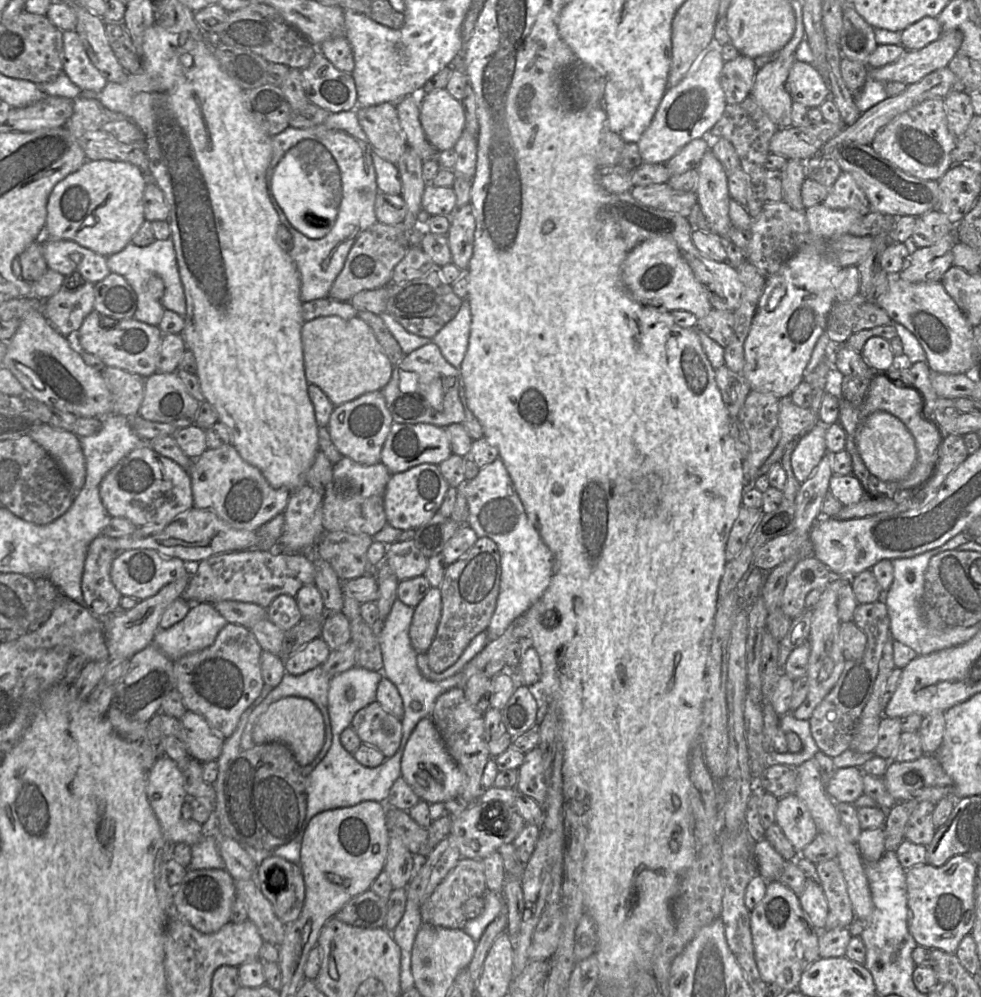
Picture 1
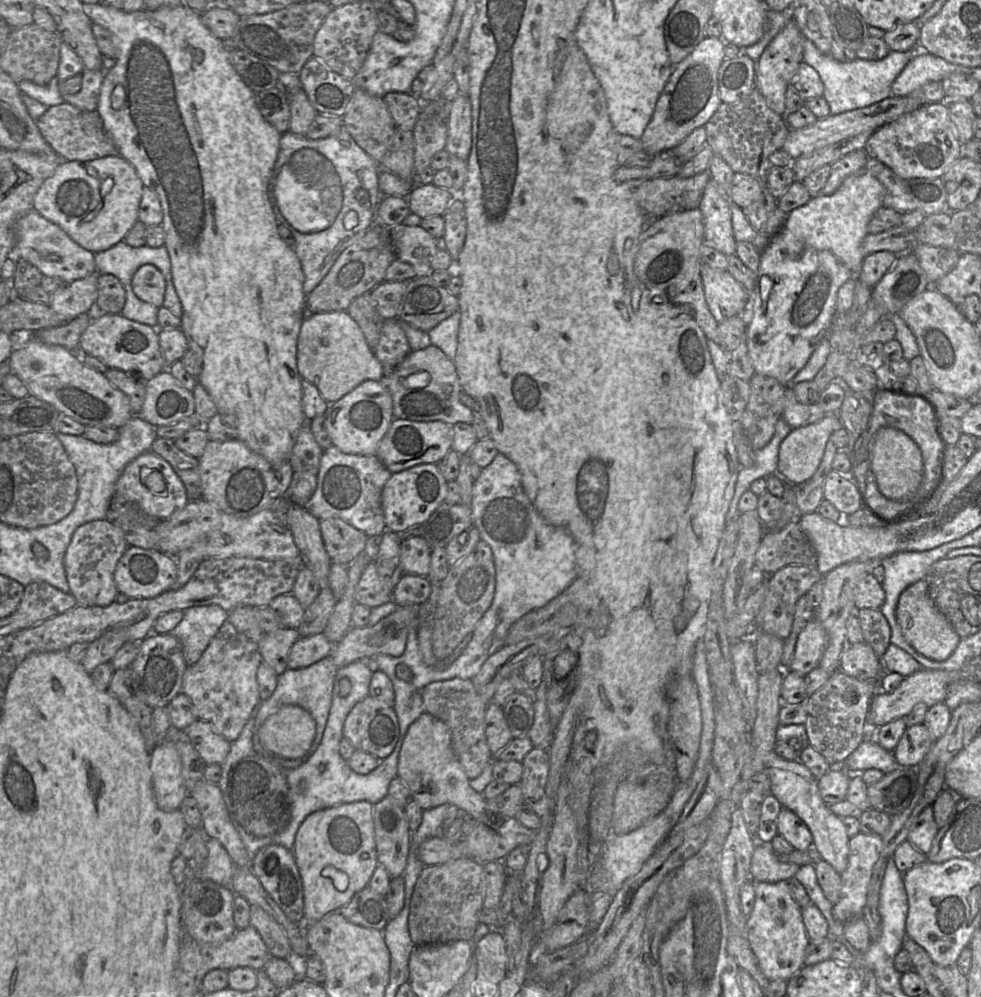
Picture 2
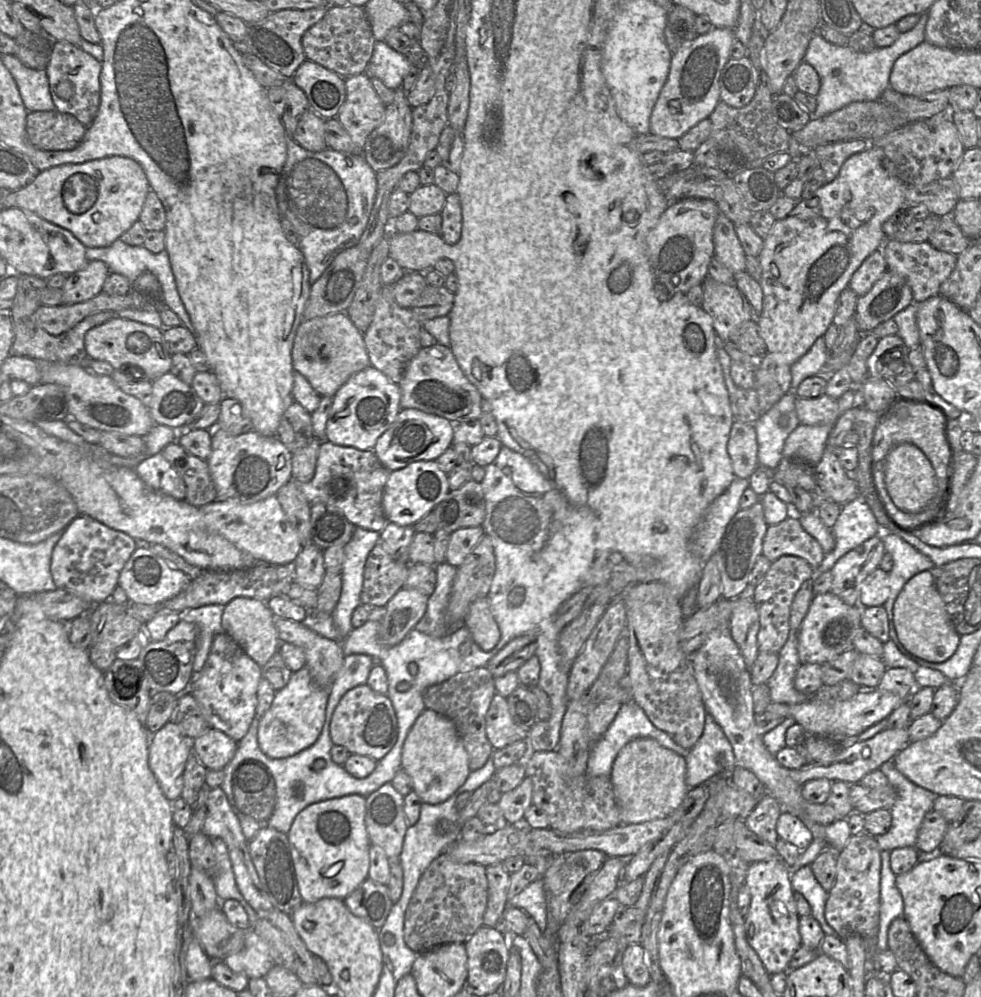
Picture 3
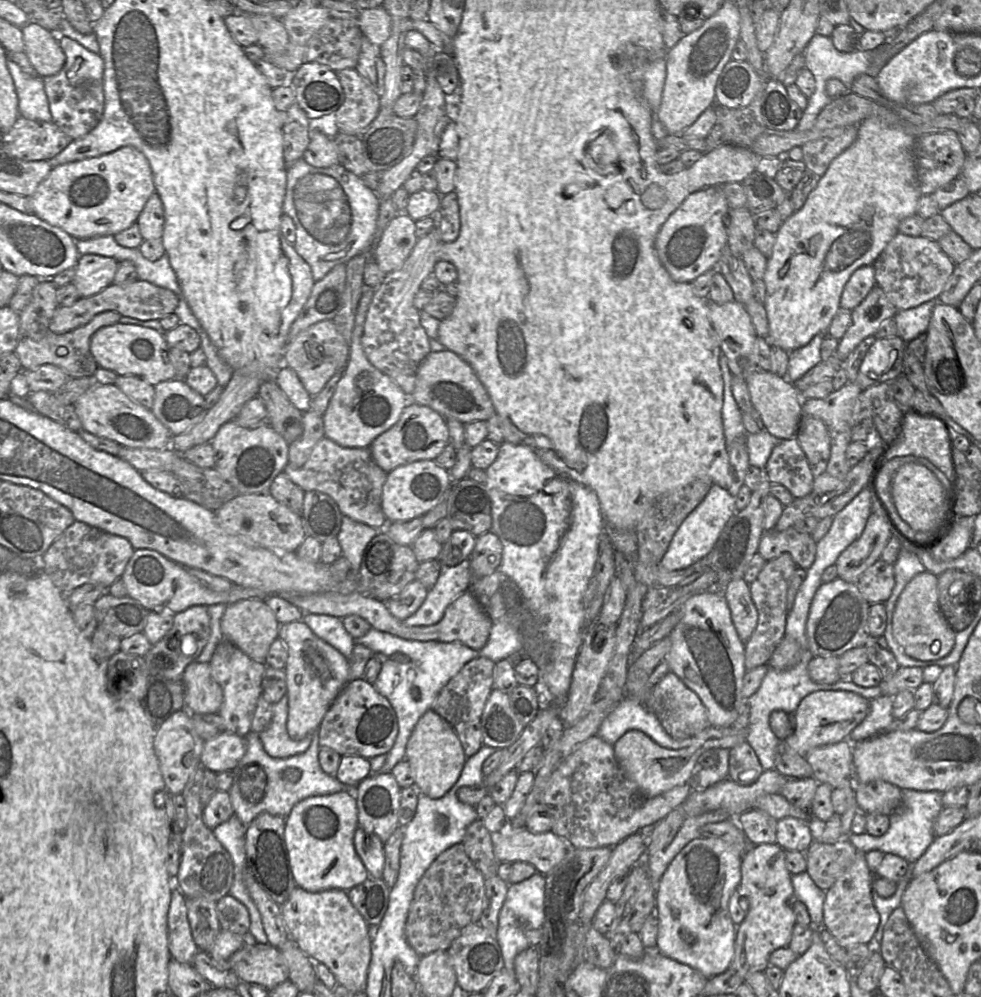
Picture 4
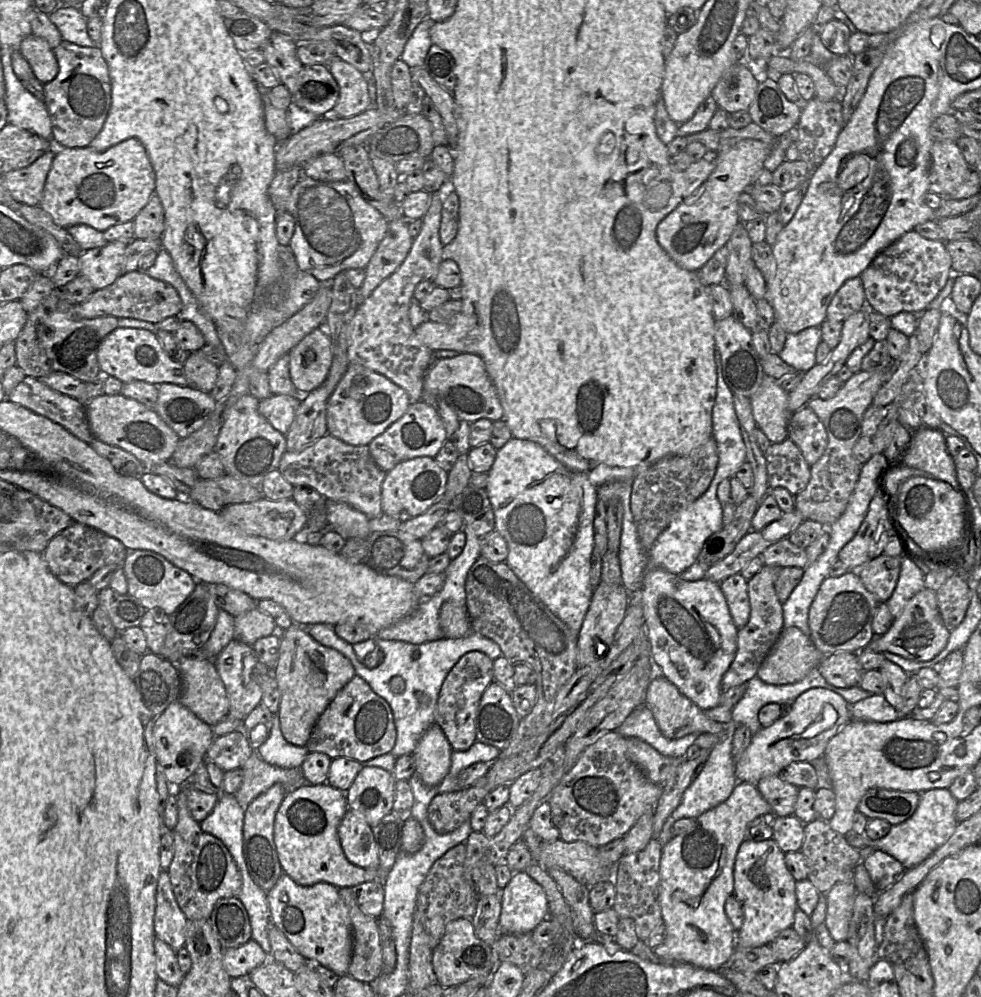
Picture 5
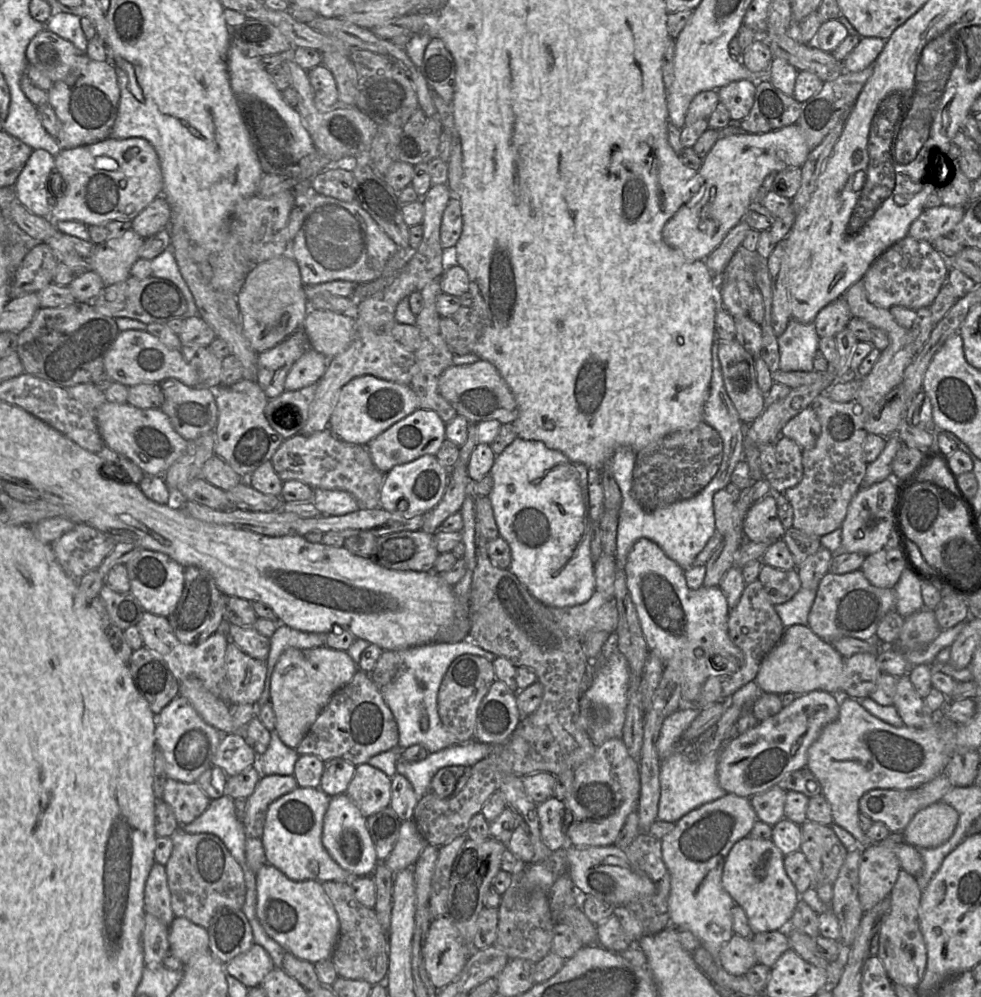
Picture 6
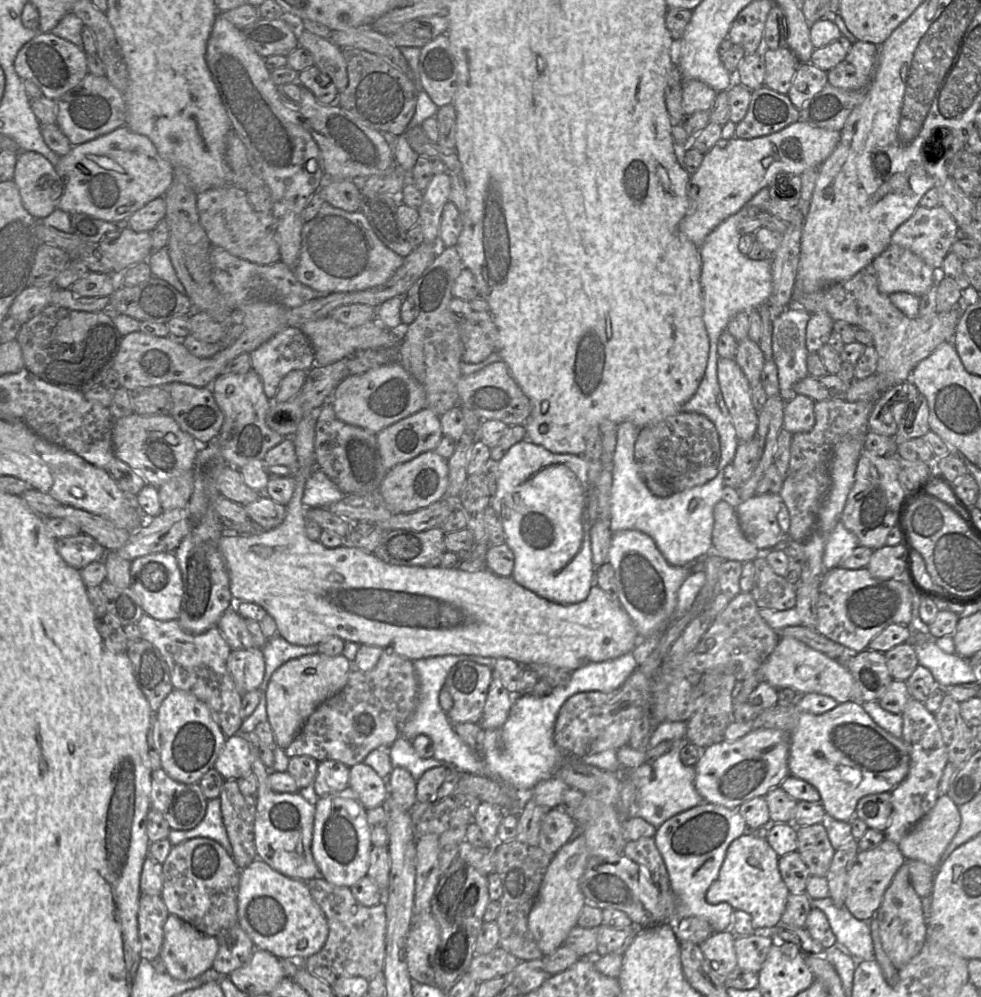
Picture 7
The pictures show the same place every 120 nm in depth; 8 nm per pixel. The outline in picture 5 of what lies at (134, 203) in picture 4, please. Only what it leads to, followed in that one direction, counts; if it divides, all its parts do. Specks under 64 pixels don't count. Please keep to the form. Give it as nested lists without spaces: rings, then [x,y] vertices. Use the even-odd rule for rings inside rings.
[[[136,138],[127,139],[104,152],[91,147],[60,148],[46,178],[39,207],[62,228],[87,225],[100,232],[132,221],[155,194],[155,173],[143,144]]]

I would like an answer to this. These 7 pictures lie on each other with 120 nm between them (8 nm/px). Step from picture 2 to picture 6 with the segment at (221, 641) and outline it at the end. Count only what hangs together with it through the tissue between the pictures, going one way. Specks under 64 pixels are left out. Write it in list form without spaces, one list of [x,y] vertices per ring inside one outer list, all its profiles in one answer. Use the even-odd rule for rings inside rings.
[[[230,640],[226,649],[225,664],[229,680],[230,707],[256,704],[264,690],[266,662],[250,657]]]

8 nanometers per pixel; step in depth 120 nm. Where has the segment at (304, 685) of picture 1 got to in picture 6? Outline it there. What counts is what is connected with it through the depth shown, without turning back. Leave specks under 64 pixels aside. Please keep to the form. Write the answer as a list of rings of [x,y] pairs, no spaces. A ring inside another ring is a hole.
[[[276,730],[270,732],[270,737],[267,751],[257,756],[256,767],[260,775],[293,775],[295,763],[300,755],[280,740]]]

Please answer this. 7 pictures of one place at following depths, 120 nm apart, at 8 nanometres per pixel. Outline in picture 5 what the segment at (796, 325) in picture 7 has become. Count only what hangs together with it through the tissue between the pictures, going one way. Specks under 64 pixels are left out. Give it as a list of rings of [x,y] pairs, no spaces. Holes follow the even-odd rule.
[[[820,327],[806,328],[798,333],[788,334],[778,356],[796,371],[805,373],[817,364],[816,349],[820,342]]]

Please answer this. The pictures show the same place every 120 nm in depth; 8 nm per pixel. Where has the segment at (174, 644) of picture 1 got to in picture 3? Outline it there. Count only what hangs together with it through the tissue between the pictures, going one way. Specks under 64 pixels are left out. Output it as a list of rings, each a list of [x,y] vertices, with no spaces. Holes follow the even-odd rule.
[[[210,604],[187,610],[182,619],[194,623],[198,627],[196,654],[193,662],[193,672],[199,672],[205,665],[213,638],[222,630],[222,614],[225,605]]]

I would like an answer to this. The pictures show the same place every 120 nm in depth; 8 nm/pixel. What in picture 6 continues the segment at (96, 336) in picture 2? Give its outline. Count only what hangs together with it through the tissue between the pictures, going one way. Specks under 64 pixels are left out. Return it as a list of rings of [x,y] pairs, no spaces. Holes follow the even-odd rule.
[[[119,331],[104,355],[104,370],[114,382],[128,388],[142,383],[160,383],[169,378],[189,387],[200,387],[197,370],[184,360],[181,351],[168,348],[147,331]]]

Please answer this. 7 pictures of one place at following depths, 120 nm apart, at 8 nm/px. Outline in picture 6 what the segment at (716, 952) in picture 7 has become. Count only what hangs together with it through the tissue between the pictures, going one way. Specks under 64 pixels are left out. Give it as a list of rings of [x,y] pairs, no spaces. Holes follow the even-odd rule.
[[[735,933],[721,948],[717,960],[728,973],[736,976],[744,975],[758,963],[750,938]]]

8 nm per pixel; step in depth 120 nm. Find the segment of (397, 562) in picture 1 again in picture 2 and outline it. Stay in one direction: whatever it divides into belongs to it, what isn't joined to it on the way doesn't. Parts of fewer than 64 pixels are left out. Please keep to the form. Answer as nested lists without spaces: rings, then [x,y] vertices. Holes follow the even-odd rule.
[[[422,536],[402,540],[400,563],[403,573],[428,576],[432,549]]]

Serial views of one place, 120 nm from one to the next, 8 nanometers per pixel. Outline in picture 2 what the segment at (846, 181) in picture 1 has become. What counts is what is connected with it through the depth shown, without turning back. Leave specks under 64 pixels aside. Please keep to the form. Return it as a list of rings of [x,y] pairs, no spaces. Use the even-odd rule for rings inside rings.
[[[864,149],[854,150],[841,157],[831,165],[830,176],[820,191],[820,195],[832,195],[842,184],[842,182],[851,175],[862,175],[867,172],[867,154]]]

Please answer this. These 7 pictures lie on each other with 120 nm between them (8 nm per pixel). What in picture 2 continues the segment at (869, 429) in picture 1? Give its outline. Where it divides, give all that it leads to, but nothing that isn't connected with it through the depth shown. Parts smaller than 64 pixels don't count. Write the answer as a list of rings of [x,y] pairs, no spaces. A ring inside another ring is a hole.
[[[892,427],[879,429],[873,438],[870,463],[879,490],[886,498],[901,501],[916,494],[924,471],[922,453],[916,442],[905,432]]]

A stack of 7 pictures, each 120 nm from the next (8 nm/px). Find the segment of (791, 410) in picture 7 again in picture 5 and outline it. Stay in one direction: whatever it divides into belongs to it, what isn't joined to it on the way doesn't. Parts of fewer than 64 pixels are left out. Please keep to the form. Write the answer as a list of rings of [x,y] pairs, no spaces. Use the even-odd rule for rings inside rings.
[[[807,406],[792,413],[788,424],[788,438],[799,447],[809,466],[820,459],[828,444],[825,426]]]

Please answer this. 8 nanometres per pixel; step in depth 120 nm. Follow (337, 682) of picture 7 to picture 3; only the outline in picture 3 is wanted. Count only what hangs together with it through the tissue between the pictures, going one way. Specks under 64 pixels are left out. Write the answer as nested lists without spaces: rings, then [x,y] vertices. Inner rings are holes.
[[[274,617],[274,622],[280,642],[301,647],[314,681],[330,688],[344,661],[341,642],[324,638],[301,622],[281,617]]]

